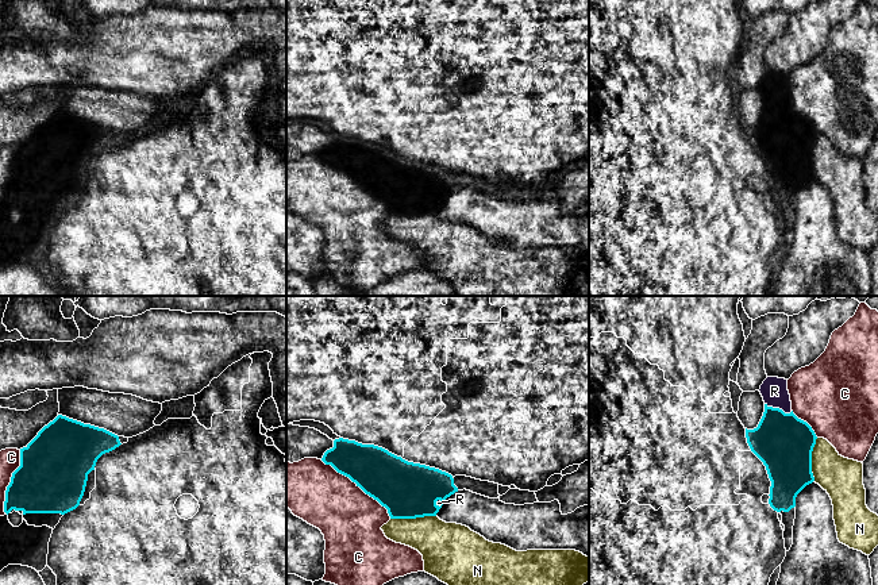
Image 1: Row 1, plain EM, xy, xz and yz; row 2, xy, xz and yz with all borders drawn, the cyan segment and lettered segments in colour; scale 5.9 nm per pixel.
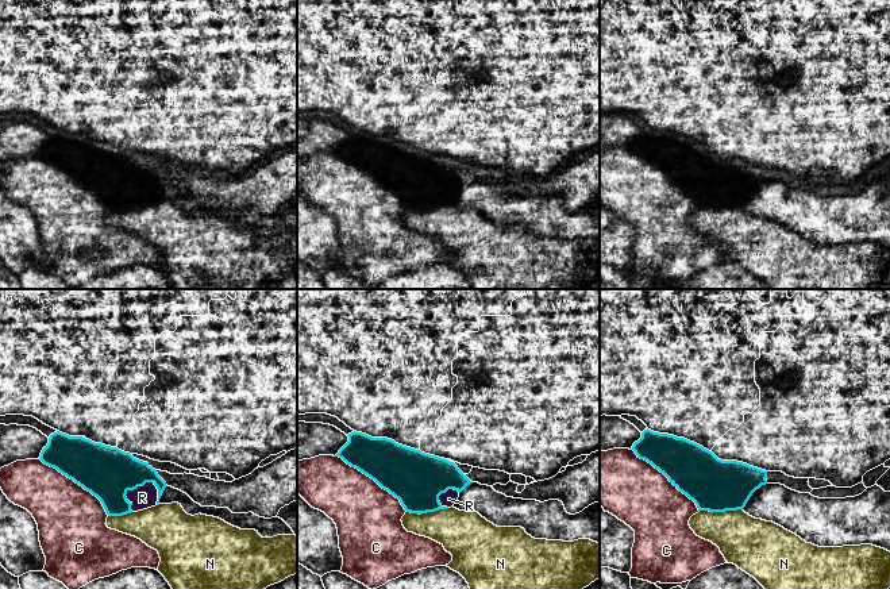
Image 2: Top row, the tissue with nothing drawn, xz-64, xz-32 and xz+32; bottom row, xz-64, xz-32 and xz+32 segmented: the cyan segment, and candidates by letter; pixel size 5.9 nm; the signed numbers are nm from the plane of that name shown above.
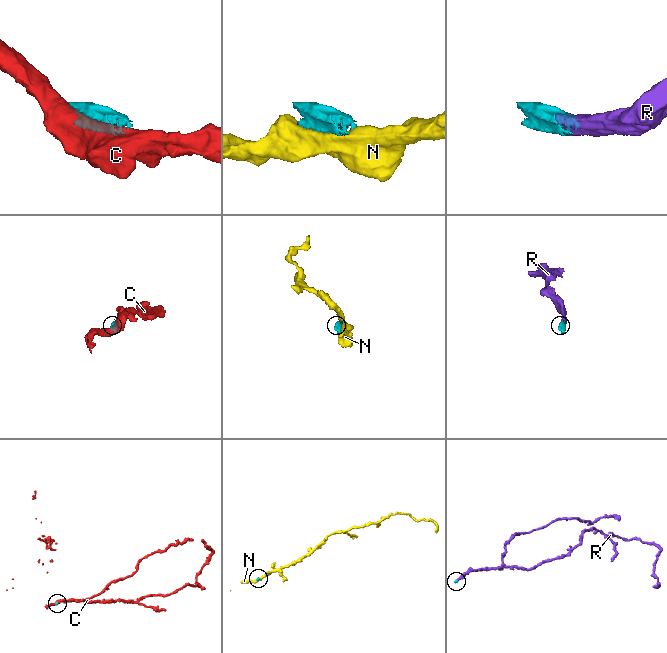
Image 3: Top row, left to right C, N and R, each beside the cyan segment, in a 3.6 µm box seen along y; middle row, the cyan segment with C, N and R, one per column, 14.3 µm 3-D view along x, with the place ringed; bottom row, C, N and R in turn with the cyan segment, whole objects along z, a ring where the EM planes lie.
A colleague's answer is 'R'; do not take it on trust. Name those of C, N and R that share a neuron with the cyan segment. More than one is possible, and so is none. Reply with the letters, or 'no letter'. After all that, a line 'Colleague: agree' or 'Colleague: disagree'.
R
Colleague: agree

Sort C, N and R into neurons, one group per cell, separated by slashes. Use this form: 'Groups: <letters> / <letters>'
Groups: C / N / R

